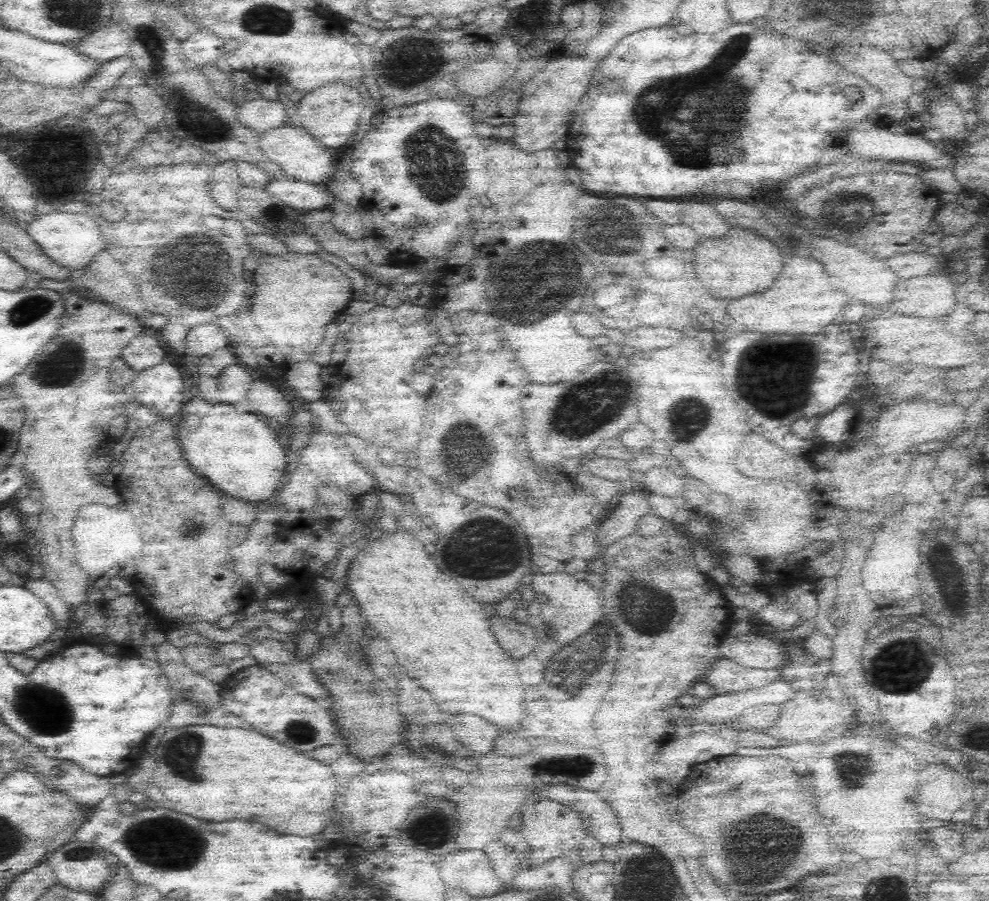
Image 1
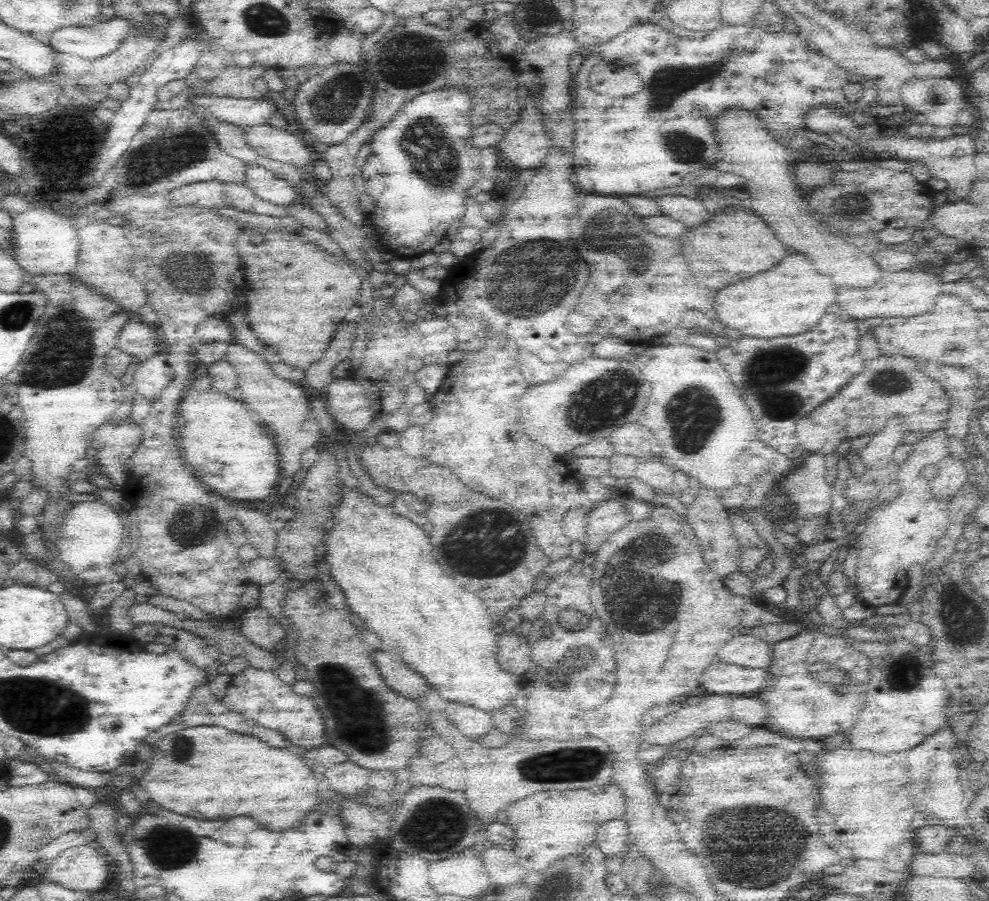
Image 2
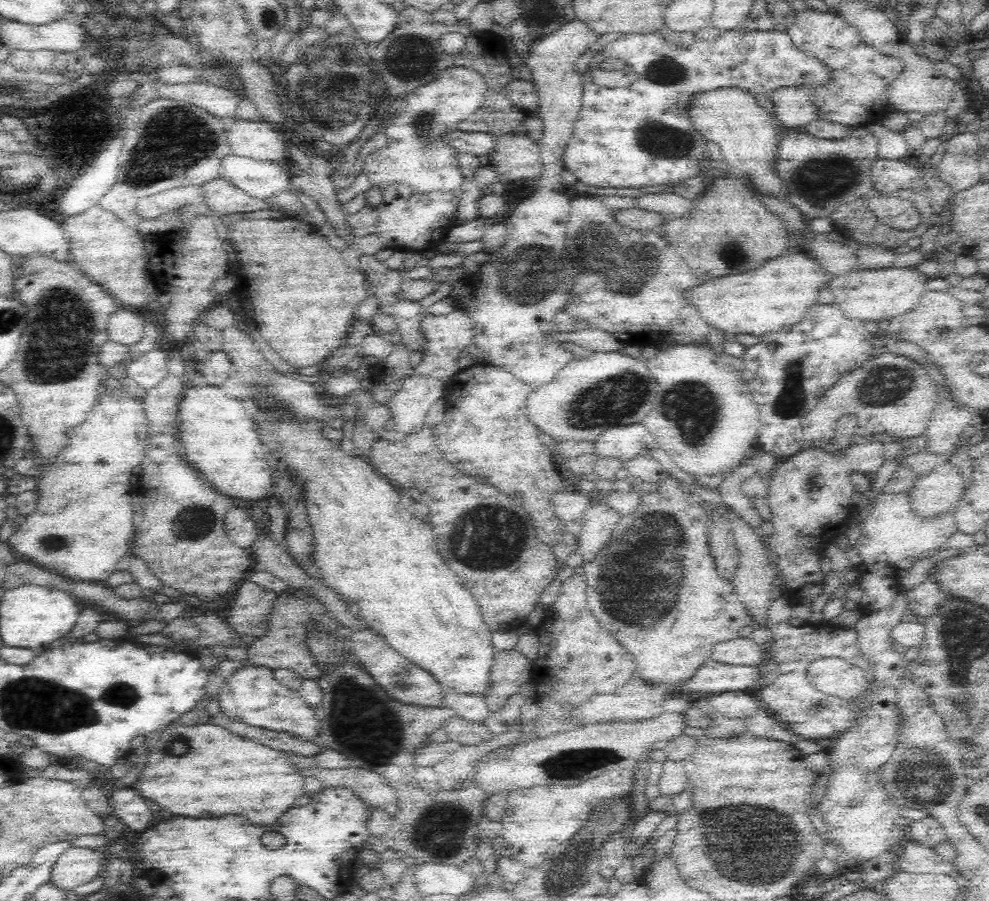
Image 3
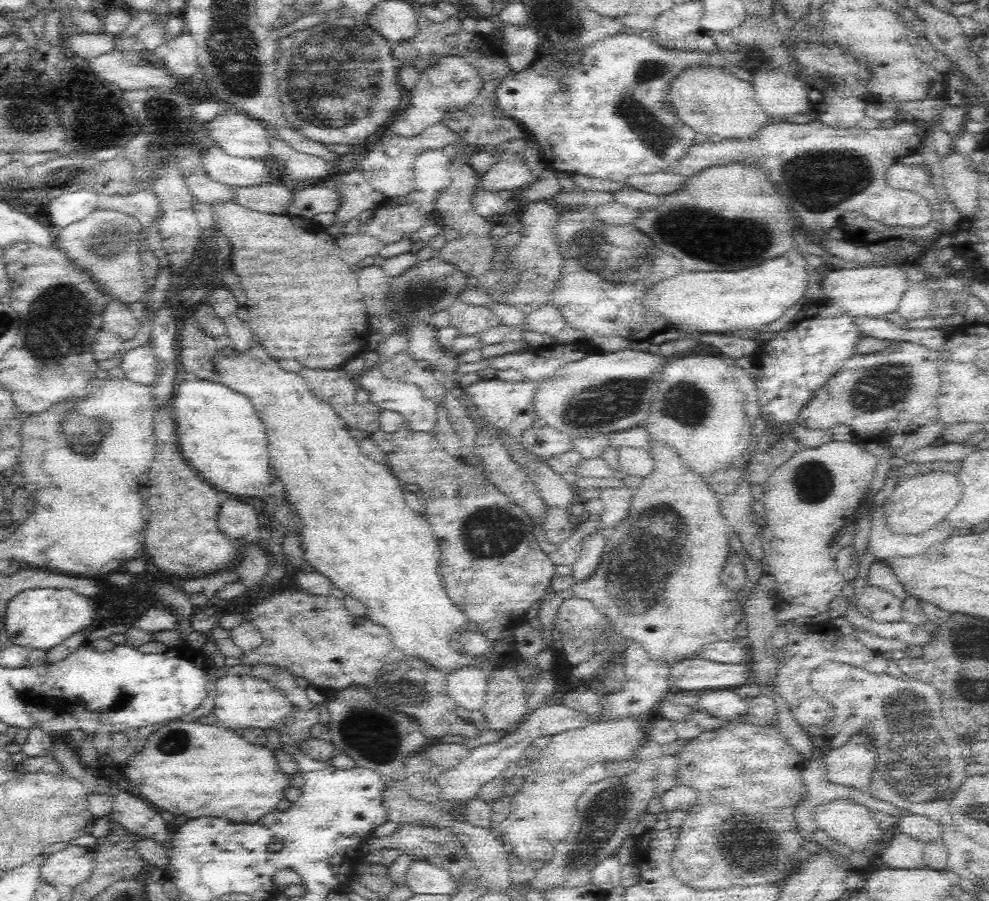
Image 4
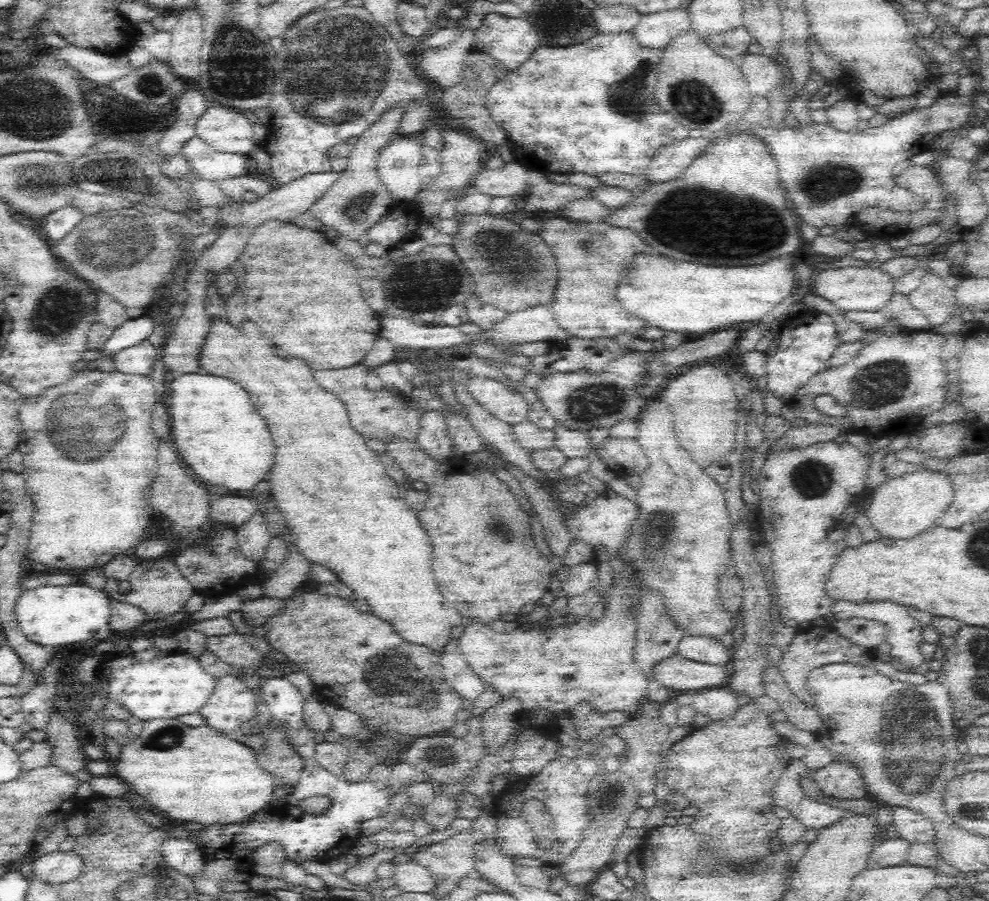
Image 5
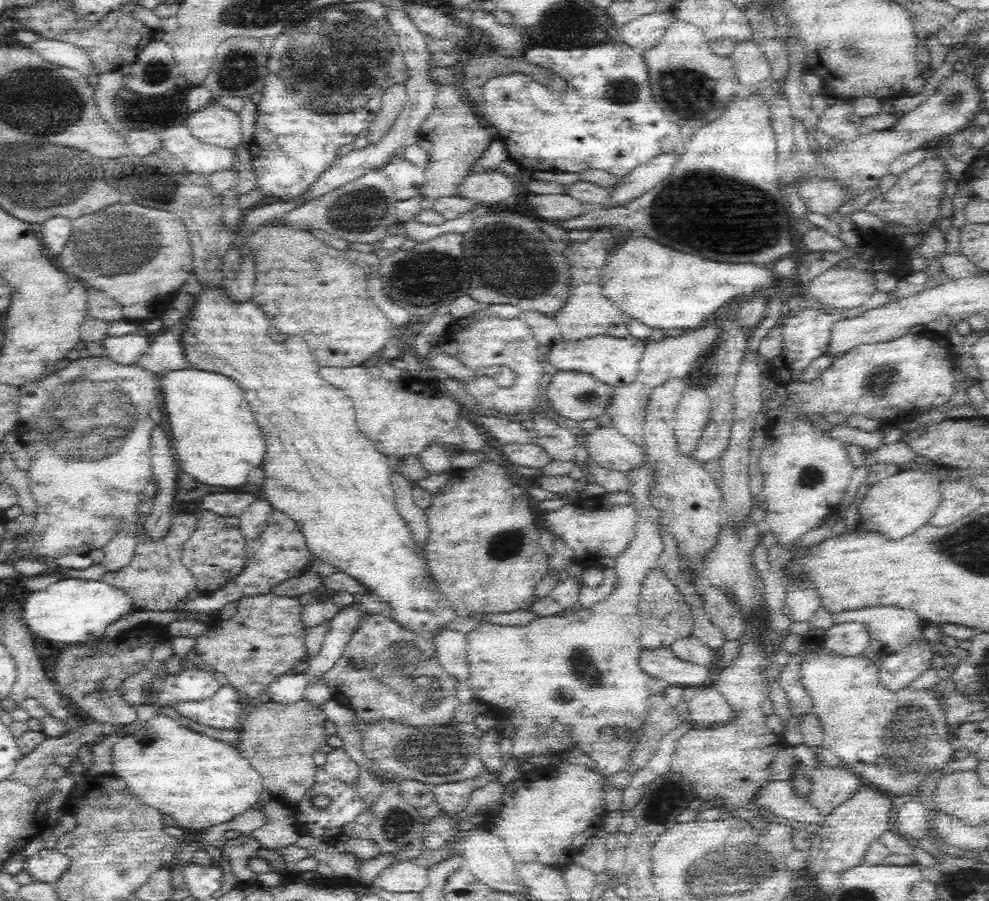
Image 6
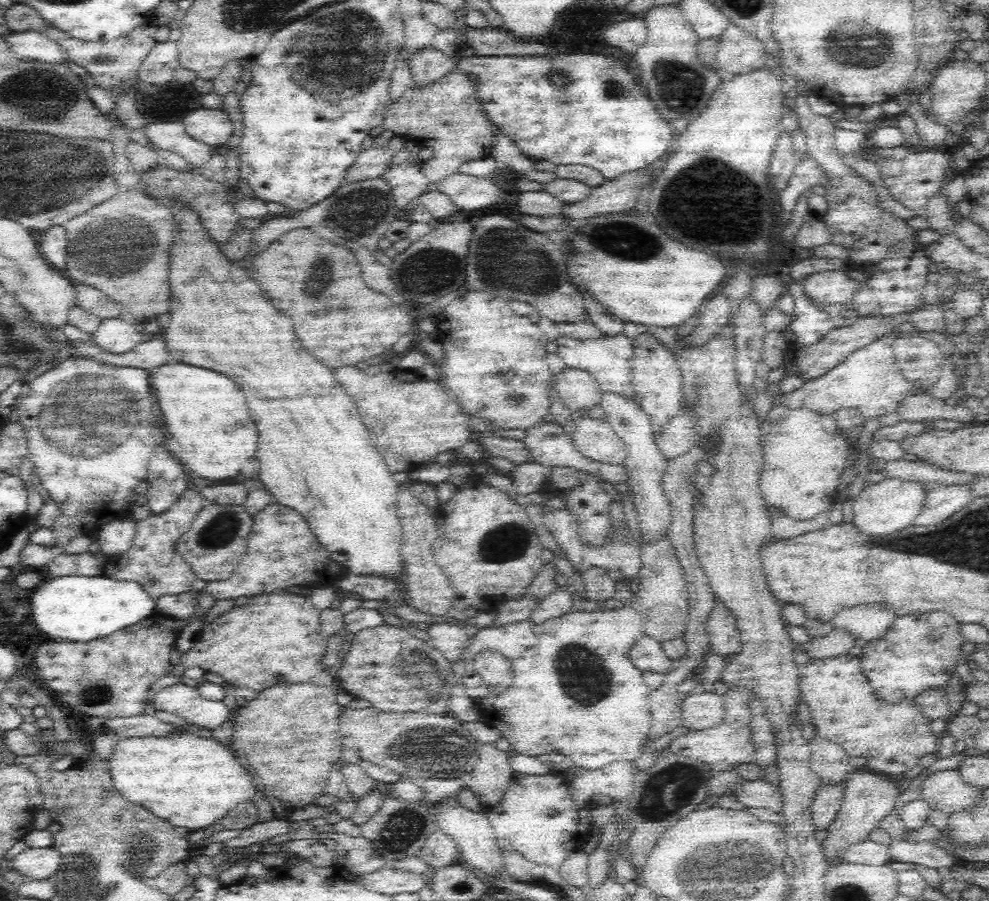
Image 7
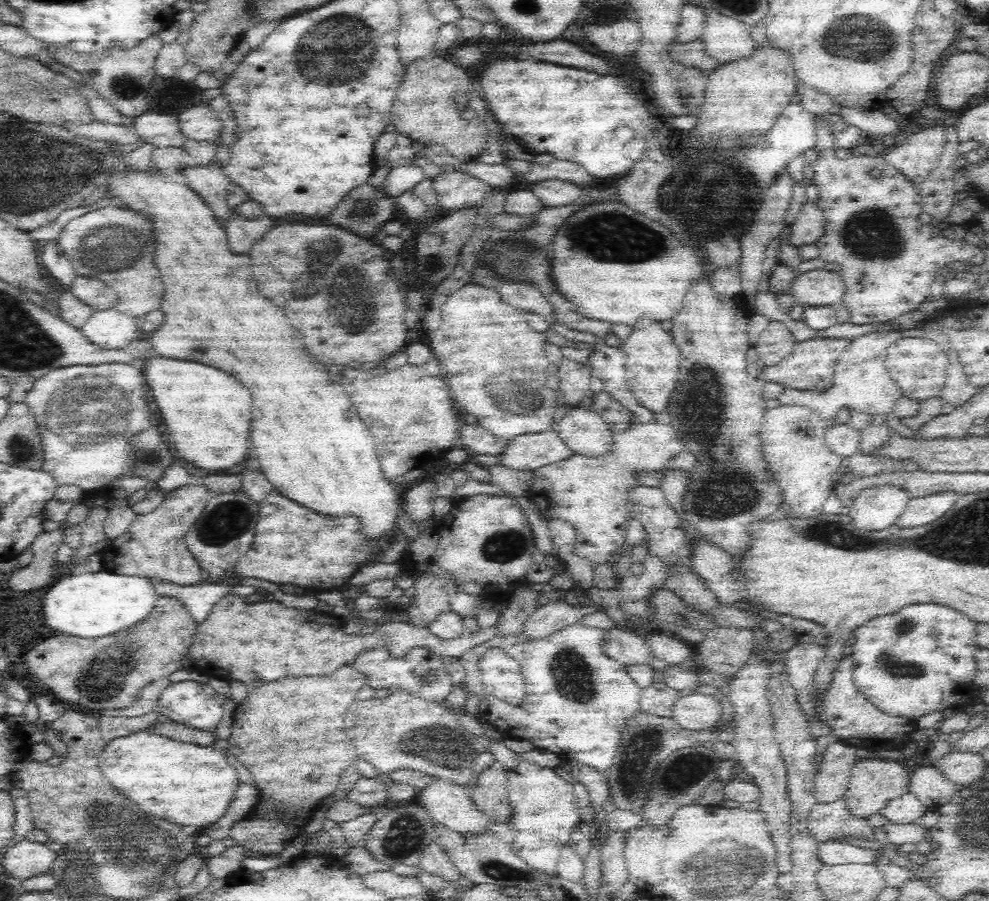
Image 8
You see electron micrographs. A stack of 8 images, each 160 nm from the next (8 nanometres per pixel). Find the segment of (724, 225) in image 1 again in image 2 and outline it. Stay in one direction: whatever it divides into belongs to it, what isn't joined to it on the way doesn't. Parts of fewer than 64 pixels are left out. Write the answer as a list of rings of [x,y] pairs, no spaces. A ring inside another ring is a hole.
[[[662,196],[656,200],[658,200],[662,215],[679,221],[690,230],[712,220],[712,214],[706,210],[701,200],[686,198],[686,196]]]

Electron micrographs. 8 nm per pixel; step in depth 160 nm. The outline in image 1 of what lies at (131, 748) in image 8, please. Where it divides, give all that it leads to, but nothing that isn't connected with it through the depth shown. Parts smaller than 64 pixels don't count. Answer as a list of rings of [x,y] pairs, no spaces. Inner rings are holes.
[[[186,726],[168,730],[162,742],[174,740],[182,730],[202,736],[202,750],[194,762],[194,774],[202,778],[176,778],[170,768],[156,768],[150,782],[150,796],[160,808],[170,808],[208,822],[244,818],[260,822],[278,834],[320,834],[330,826],[338,788],[330,766],[286,748],[256,730]]]

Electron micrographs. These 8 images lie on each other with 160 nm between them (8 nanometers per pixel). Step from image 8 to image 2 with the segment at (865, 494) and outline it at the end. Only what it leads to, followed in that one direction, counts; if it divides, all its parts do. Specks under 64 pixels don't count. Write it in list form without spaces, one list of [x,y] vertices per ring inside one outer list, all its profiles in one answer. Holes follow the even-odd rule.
[[[946,456],[938,461],[939,471],[930,482],[932,494],[950,499],[967,482],[964,459]]]

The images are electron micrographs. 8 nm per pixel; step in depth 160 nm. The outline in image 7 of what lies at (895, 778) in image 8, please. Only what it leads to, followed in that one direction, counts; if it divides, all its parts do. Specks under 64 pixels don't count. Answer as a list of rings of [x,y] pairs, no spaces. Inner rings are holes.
[[[857,769],[848,776],[840,810],[836,813],[832,824],[826,828],[827,834],[820,843],[828,869],[844,863],[843,852],[846,849],[853,844],[867,841],[876,829],[881,828],[882,820],[897,808],[896,798],[901,793],[899,791],[895,780],[876,772]]]

